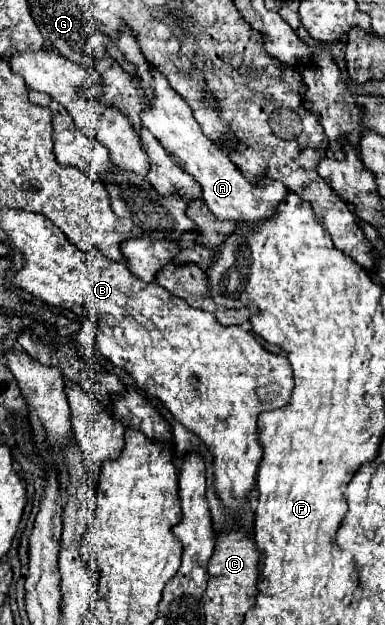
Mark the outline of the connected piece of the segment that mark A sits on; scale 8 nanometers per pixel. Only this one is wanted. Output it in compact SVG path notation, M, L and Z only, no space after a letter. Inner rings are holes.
M150 65L150 75L152 75L154 97L150 105L144 107L144 111L140 111L140 121L156 139L160 139L160 143L170 153L176 155L176 161L182 163L182 167L194 175L194 179L202 187L202 201L206 203L206 207L218 219L244 221L244 223L268 219L268 215L276 211L280 199L284 199L288 193L284 183L274 179L262 179L260 183L250 183L242 175L238 165L232 163L230 159L234 151L234 143L226 141L218 145L212 139L208 139L202 133L198 121L194 119L190 105L180 95L176 95L176 91L166 81L166 77L160 75L160 71L156 71L156 67L152 65Z

